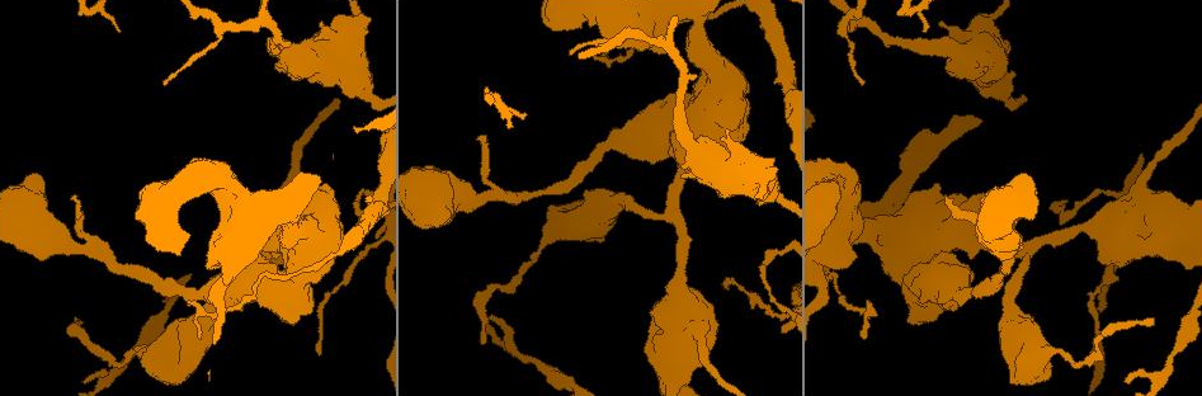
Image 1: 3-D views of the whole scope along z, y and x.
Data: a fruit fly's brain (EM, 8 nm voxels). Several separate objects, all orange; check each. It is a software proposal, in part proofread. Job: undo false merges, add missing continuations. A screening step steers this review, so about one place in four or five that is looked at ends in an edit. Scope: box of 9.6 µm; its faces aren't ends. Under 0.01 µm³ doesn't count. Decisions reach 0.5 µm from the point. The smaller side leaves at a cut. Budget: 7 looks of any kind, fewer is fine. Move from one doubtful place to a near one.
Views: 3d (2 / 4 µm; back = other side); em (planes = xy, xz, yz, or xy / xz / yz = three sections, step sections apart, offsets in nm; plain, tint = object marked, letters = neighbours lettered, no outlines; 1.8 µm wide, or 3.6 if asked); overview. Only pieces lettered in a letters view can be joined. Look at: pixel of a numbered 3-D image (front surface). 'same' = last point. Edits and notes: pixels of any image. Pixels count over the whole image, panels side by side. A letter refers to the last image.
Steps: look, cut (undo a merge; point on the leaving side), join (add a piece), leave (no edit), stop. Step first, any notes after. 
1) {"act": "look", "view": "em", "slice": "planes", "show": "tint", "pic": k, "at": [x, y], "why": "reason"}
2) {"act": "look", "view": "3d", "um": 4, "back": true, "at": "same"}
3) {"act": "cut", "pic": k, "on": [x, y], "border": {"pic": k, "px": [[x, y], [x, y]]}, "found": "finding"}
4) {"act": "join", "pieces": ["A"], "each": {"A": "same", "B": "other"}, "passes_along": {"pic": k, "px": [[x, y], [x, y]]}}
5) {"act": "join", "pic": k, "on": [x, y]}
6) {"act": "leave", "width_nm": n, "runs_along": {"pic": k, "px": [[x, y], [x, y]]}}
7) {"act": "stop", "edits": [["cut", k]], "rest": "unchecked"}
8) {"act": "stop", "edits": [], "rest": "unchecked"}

{"act": "look", "view": "3d", "um": 2, "pic": 1, "at": [118, 29], "why": "an open end"}

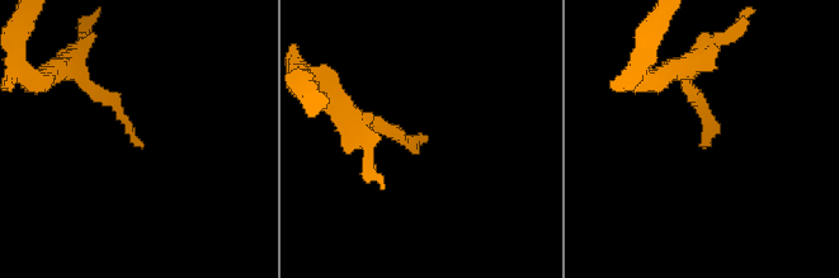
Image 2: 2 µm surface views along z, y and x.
{"act": "look", "view": "em", "slice": "planes", "show": "letters", "pic": 2, "at": [711, 145], "why": "now the EM"}

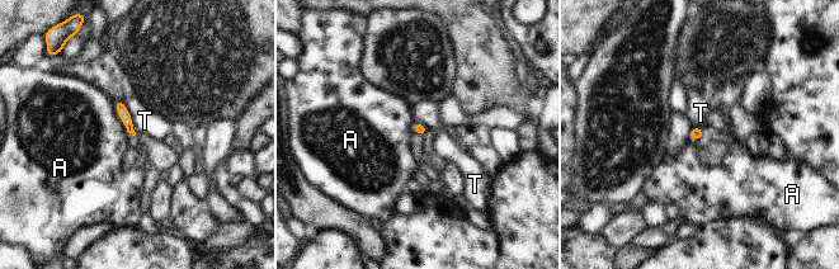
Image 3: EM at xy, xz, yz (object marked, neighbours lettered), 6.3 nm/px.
{"act": "leave", "longest_contact_nm": ["T", 240], "each": {"A": "other", "T": "other"}, "found": "none of them fits"}

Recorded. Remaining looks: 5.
{"act": "look", "view": "3d", "um": 4, "back": true, "pic": 1, "at": [75, 194], "why": "free end"}

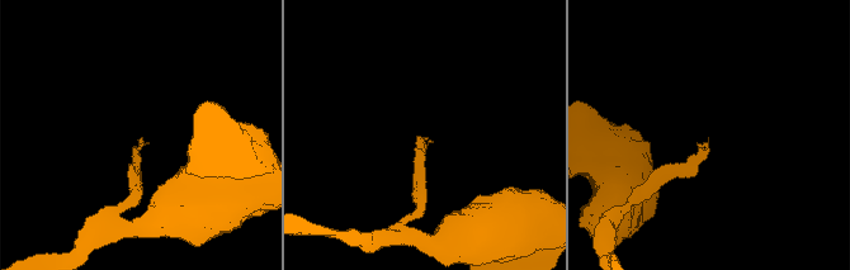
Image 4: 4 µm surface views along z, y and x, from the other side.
{"act": "look", "view": "em", "slice": "planes", "show": "letters", "pic": 4, "at": [424, 139]}

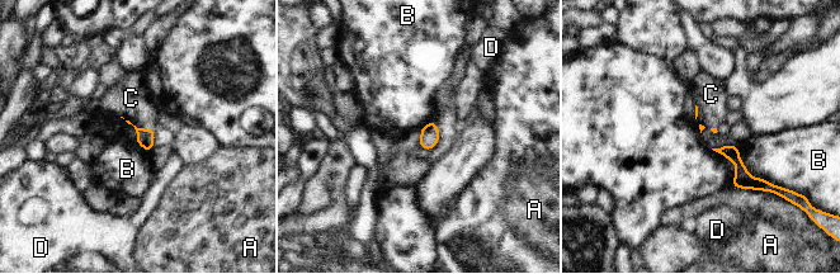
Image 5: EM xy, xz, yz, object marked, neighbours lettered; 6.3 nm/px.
{"act": "join", "pieces": ["C"], "each": {"A": "other", "B": "other", "C": "same", "D": "other"}, "passes_along": {"pic": 5, "px": [[145, 137], [136, 127], [131, 98]]}, "found": "it goes on there"}

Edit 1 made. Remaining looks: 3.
{"act": "stop", "edits": [["join", 5]], "rest": "unchecked"}

